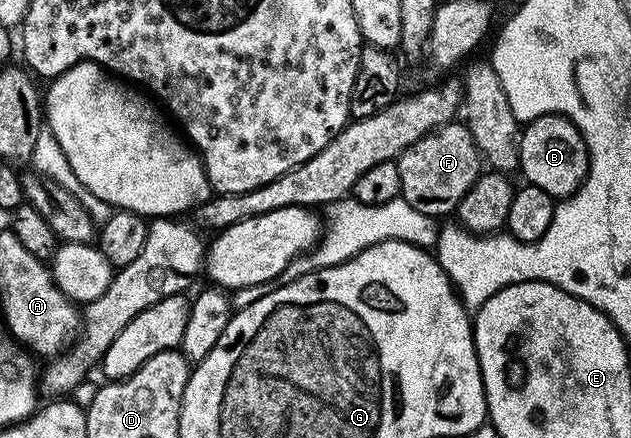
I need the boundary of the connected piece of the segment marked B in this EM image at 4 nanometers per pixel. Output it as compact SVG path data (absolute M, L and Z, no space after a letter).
M541 115L537 119L530 119L524 124L519 135L519 150L521 152L520 174L525 174L526 184L543 189L554 197L568 197L580 187L589 172L589 150L579 133L579 129L569 119L562 115Z

